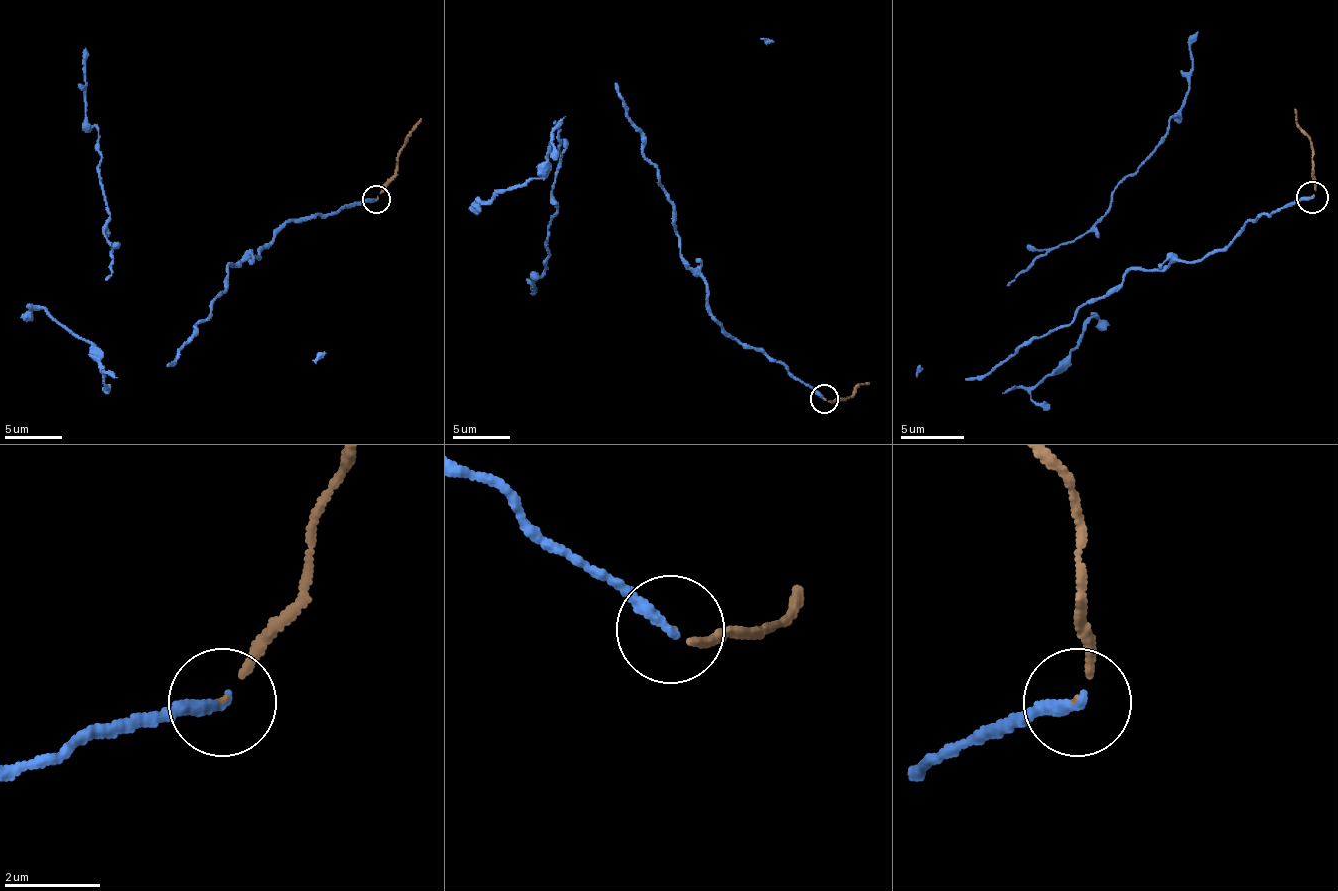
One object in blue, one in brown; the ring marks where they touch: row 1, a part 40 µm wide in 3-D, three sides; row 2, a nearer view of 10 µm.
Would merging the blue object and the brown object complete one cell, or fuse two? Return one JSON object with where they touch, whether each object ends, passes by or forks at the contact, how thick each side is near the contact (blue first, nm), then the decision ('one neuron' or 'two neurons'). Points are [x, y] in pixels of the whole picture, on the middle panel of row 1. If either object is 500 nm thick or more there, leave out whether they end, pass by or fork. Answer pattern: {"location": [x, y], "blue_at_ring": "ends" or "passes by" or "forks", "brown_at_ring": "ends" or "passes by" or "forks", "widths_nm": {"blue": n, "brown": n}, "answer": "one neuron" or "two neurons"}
{"location": [824, 398], "blue_at_ring": "ends", "brown_at_ring": "ends", "widths_nm": {"blue": 260, "brown": 100}, "answer": "two neurons"}

